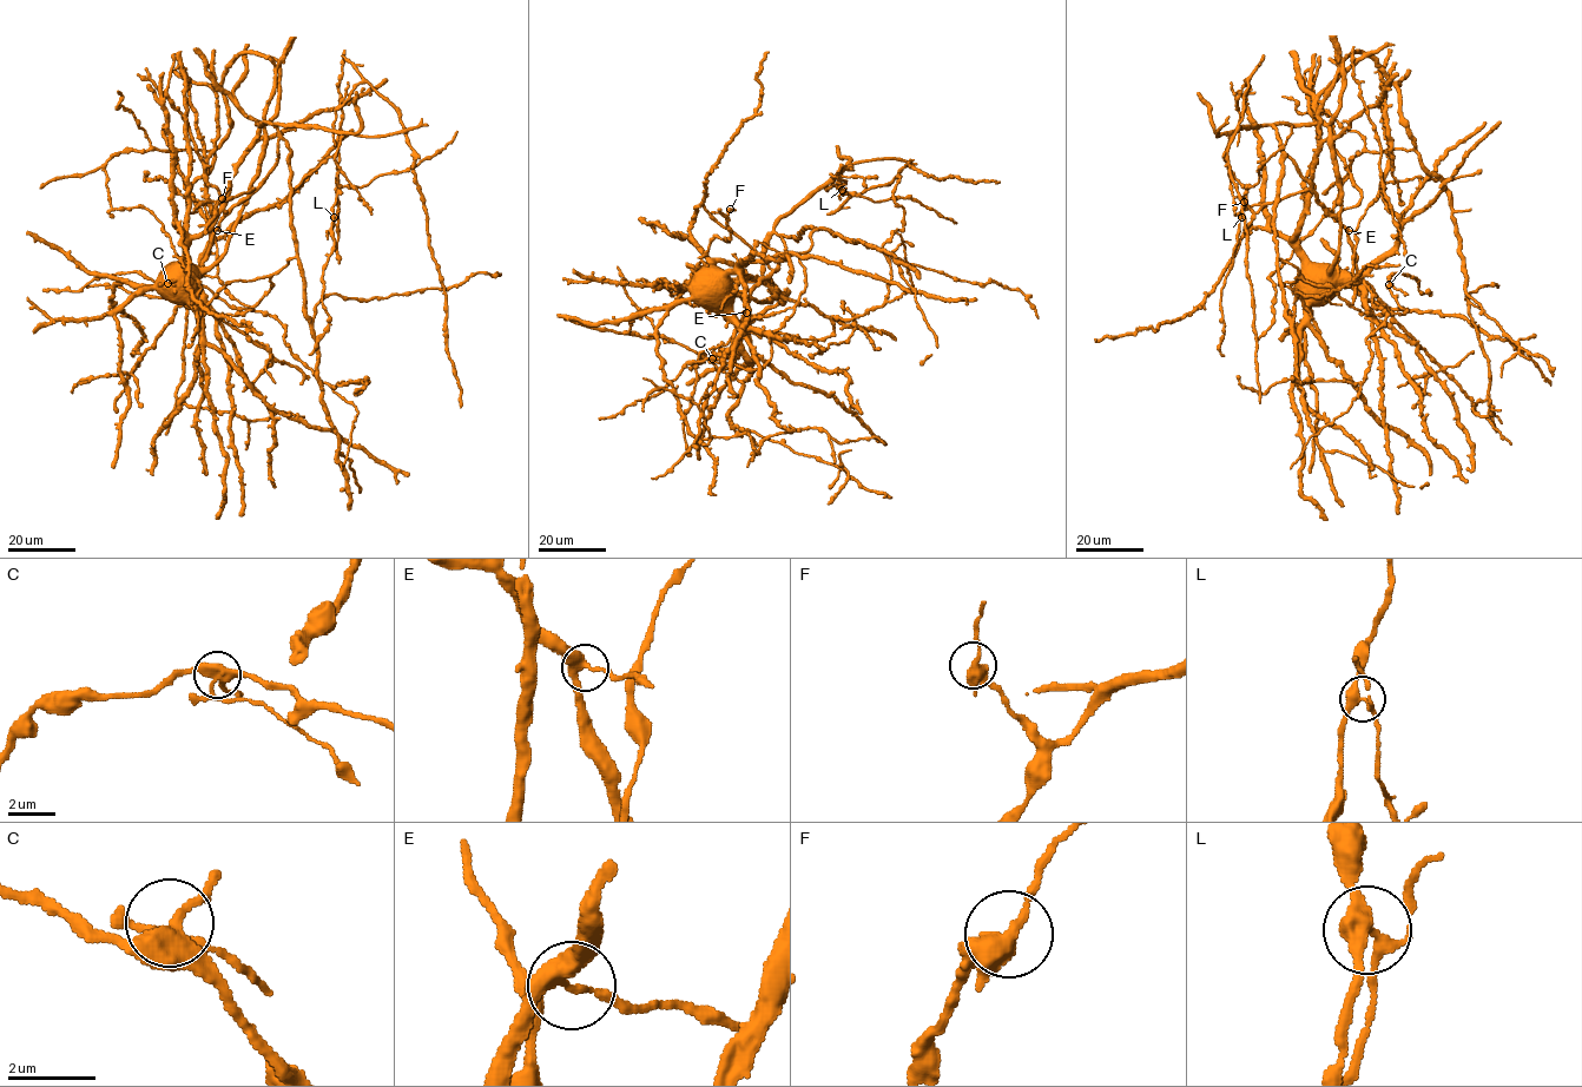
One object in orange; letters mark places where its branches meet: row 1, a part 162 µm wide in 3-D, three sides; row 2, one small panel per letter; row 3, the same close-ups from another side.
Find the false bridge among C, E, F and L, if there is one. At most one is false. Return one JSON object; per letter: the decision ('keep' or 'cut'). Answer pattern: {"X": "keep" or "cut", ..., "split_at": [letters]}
{"C": "keep", "E": "keep", "F": "keep", "L": "cut", "split_at": ["L"]}

